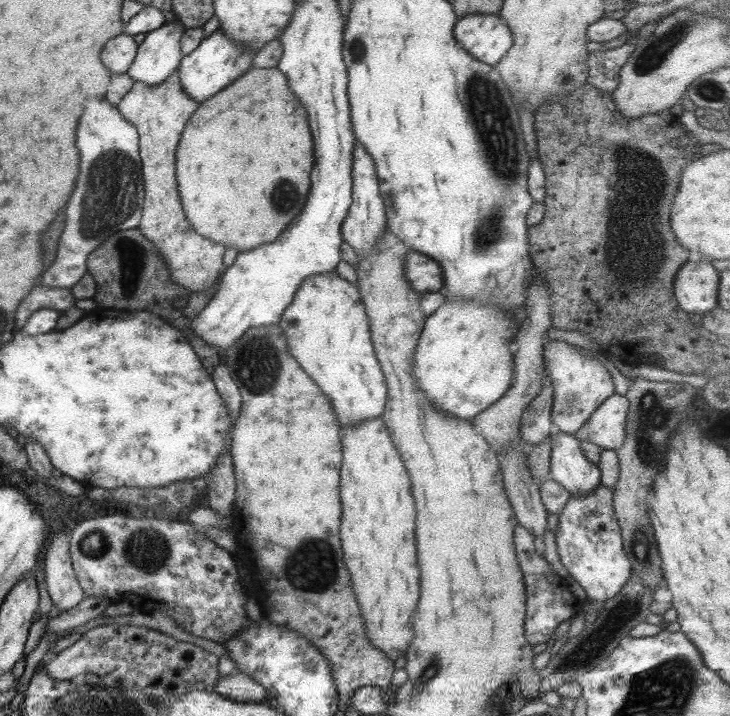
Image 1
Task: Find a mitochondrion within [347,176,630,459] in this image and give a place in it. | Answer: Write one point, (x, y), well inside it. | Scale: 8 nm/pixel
(570, 400)

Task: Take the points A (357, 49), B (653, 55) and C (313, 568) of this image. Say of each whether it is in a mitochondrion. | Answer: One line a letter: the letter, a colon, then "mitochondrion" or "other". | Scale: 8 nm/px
A: mitochondrion
B: mitochondrion
C: mitochondrion

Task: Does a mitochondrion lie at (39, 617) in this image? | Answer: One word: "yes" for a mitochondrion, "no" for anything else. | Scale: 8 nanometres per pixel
no

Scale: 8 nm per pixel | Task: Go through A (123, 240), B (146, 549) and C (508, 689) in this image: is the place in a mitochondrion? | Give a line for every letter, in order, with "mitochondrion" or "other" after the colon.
A: mitochondrion
B: mitochondrion
C: other

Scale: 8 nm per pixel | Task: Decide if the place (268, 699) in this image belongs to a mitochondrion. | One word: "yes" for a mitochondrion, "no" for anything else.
no

